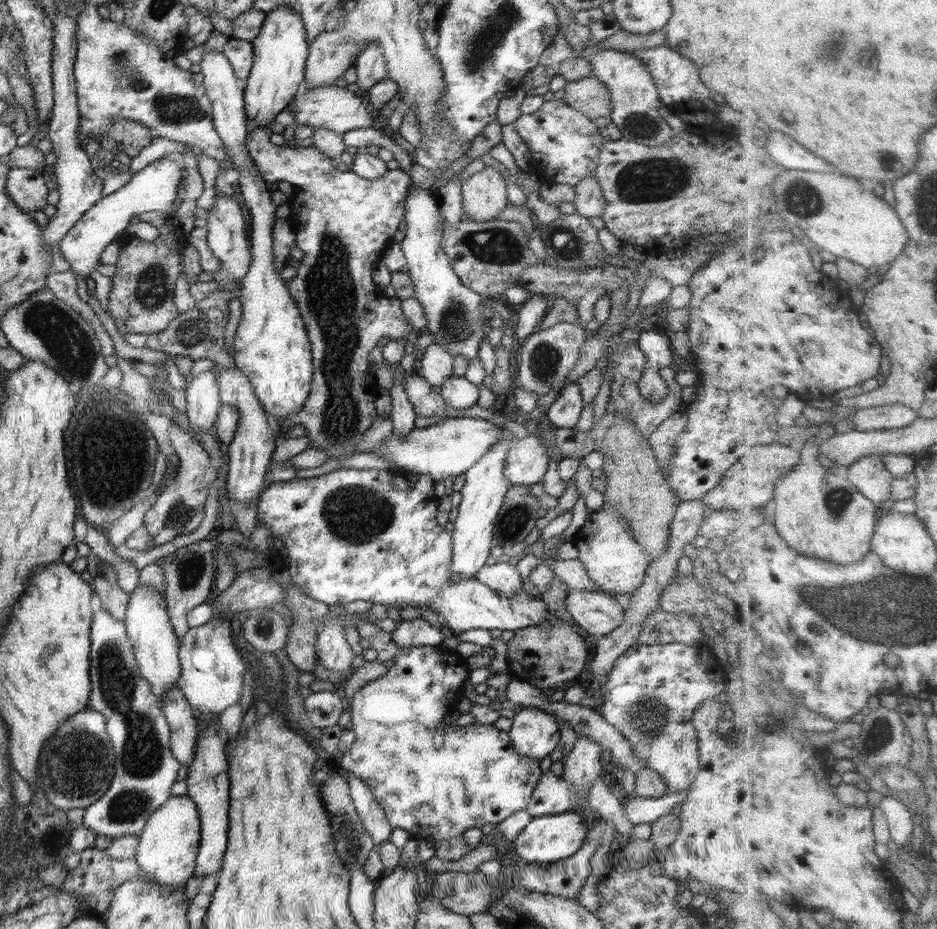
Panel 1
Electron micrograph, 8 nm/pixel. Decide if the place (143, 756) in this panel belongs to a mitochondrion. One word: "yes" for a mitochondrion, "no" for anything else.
yes

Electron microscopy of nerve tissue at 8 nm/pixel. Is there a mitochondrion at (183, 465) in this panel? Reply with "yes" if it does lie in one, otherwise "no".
no

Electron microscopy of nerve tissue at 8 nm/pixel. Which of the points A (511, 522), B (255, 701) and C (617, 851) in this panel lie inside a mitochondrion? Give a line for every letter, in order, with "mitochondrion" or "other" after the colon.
A: mitochondrion
B: other
C: other

